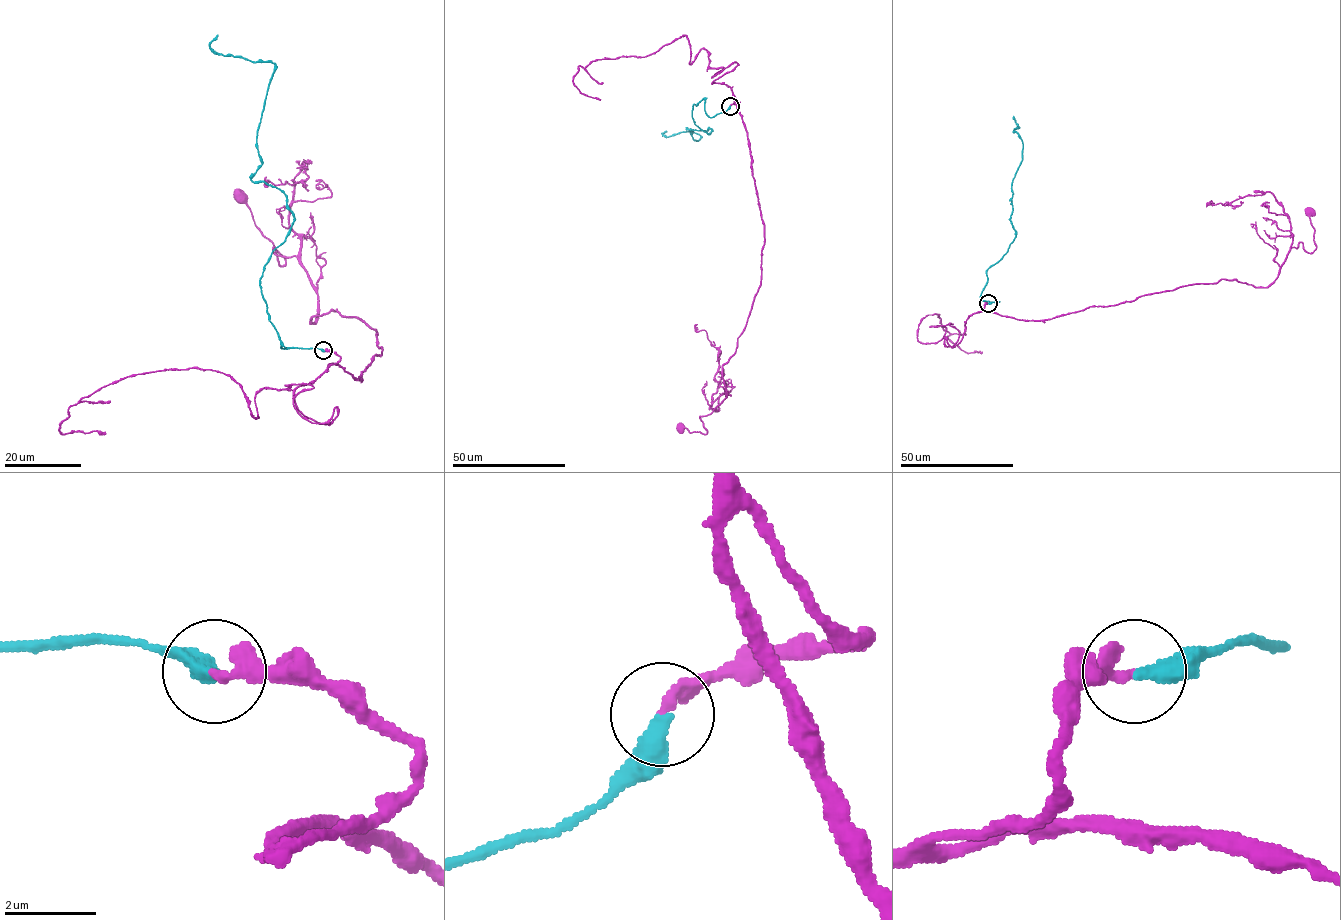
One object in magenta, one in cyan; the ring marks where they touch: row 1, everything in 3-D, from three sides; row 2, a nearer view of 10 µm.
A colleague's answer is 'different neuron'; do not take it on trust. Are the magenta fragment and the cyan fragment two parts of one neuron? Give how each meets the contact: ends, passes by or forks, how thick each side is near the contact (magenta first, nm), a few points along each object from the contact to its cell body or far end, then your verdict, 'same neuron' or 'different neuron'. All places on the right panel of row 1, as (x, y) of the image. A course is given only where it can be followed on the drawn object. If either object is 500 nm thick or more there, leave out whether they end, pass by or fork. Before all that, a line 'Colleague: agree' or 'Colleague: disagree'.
Colleague: disagree
magenta ends; cyan ends; calibres 200 and 400 nm; course magenta (988, 303), (978, 312), (1048, 320), (1221, 279), (1268, 287), (1292, 248), (1316, 248), (1310, 212); course cyan (988, 303), (999, 301), (981, 298), (987, 270), (1015, 237), (1011, 187), (1023, 144), (1013, 116); same neuron

